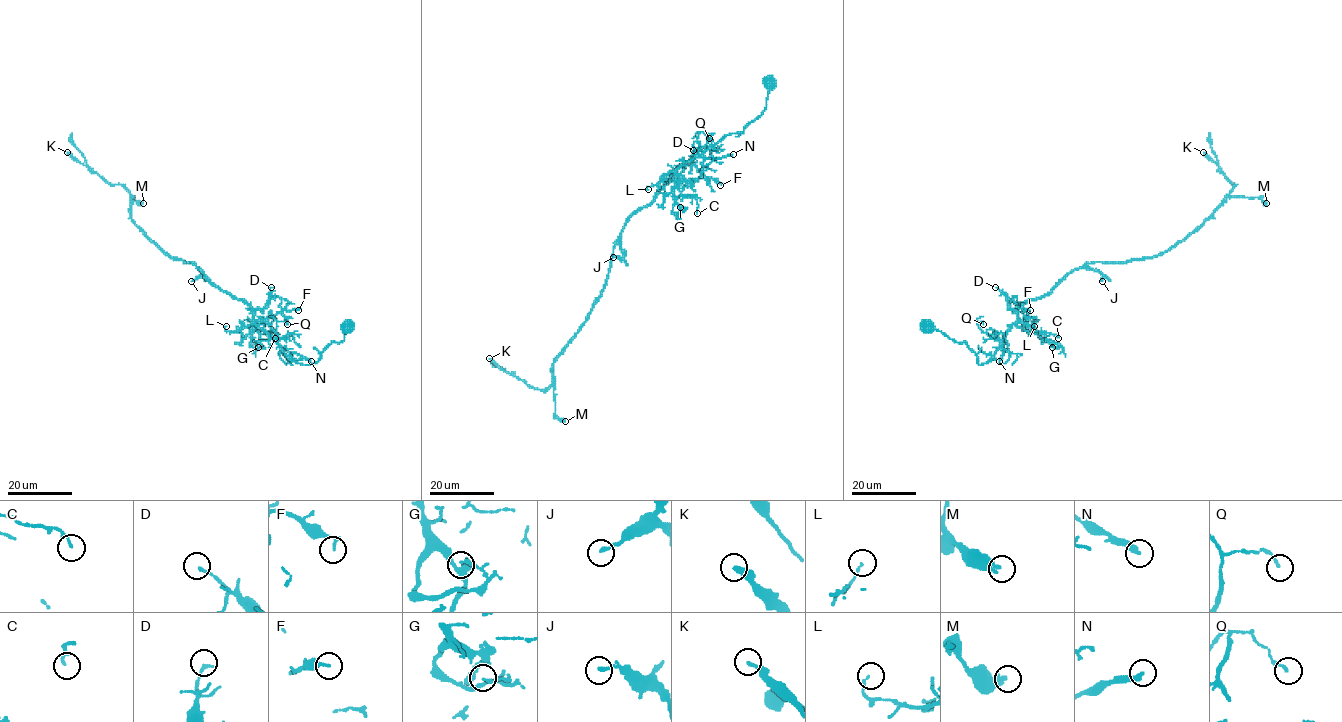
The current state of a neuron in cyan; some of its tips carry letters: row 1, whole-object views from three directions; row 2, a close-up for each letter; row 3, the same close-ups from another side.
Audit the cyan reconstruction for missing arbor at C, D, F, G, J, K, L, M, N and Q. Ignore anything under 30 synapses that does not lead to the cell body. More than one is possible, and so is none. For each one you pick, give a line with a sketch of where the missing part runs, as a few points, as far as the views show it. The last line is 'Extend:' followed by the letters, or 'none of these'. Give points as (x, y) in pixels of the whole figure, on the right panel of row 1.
Extend: none of these

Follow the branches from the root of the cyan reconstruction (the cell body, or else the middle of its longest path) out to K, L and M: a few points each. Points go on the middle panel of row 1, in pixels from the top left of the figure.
K: (769, 82), (758, 117), (684, 162), (630, 216), (601, 295), (554, 361), (550, 386), (531, 388), (489, 358)
L: (769, 82), (766, 109), (742, 132), (725, 135), (700, 154), (666, 173), (648, 189)
M: (769, 82), (758, 117), (684, 162), (626, 222), (599, 299), (552, 366), (555, 414), (565, 421)

